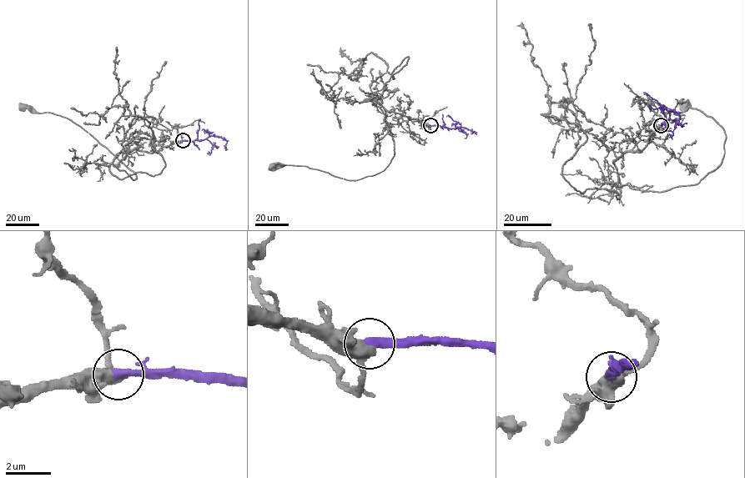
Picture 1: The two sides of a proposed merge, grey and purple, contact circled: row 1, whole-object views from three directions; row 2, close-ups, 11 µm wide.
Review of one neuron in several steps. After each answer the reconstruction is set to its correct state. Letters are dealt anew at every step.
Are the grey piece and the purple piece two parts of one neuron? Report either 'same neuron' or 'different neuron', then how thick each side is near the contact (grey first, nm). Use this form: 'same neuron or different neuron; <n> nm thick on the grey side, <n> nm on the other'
same neuron; 440 nm thick on the grey side, 420 nm on the other

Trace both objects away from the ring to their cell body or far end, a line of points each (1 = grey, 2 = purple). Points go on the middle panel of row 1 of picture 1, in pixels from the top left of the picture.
1: (430, 125), (367, 99), (385, 114), (394, 142), (382, 171), (349, 180), (273, 166)
2: (430, 125), (465, 128), (477, 132)

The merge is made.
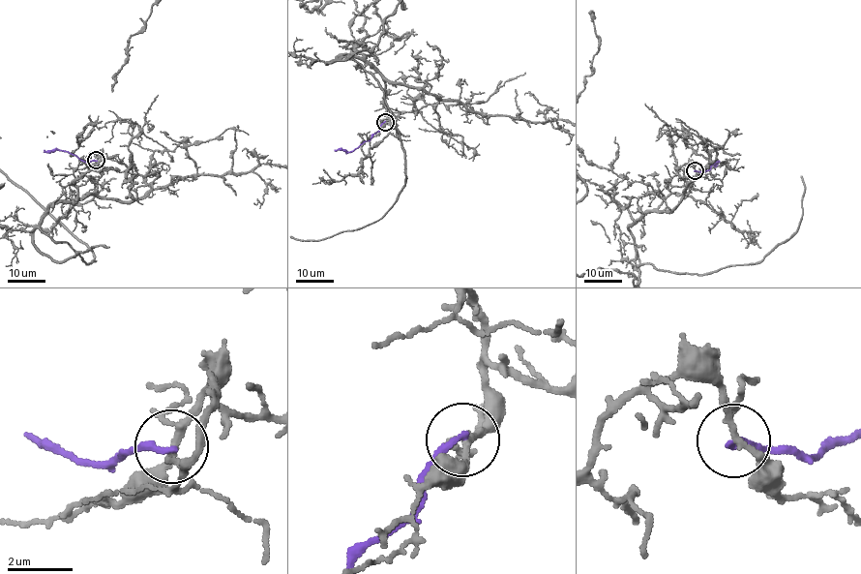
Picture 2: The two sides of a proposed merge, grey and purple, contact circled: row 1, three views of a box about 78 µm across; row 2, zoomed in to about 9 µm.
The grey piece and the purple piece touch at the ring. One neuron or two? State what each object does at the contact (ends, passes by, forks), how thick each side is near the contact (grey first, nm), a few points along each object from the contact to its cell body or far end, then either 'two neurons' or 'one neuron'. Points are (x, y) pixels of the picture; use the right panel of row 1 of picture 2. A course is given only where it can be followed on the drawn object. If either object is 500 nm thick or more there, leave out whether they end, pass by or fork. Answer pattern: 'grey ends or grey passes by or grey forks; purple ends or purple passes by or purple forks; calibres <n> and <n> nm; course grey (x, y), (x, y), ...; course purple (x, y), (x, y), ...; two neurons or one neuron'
grey forks; purple ends; calibres 170 and 220 nm; course purple (695, 171), (704, 172), (717, 162), (715, 167); two neurons

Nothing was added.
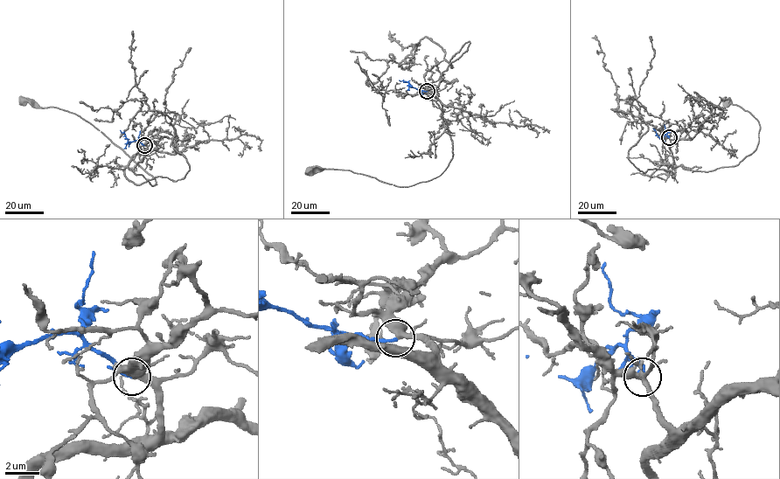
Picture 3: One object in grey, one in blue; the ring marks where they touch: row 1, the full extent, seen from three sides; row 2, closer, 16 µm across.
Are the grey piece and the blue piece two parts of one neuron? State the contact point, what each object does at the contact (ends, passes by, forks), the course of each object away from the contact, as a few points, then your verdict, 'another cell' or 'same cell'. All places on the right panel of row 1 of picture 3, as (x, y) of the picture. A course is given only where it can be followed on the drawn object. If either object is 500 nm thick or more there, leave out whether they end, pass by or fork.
(669, 137) | grey forks | blue ends | grey via (669, 137), (674, 167), (705, 171), (736, 166), (756, 149), (760, 129), (752, 114), (726, 101) | blue via (669, 137), (666, 134), (660, 137), (652, 128) | same cell

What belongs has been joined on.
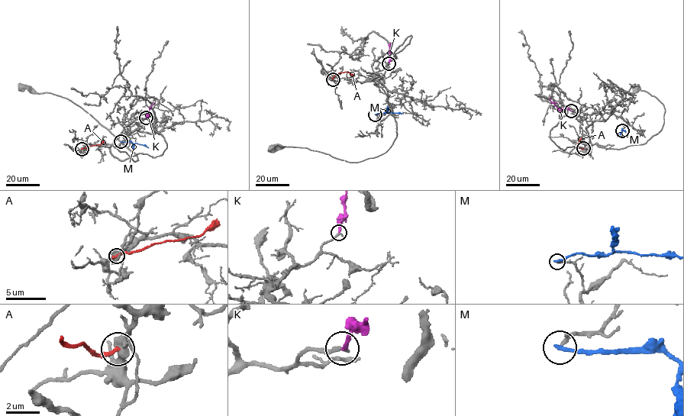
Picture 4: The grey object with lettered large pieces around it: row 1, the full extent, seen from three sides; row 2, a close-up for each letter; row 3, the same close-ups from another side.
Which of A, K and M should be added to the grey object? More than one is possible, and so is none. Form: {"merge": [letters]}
{"merge": ["K"]}

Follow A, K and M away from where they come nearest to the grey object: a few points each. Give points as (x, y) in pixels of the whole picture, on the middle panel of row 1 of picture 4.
A: (333, 79), (340, 72), (349, 72), (353, 75)
K: (389, 63), (389, 45), (392, 43)
M: (375, 114), (403, 113)

